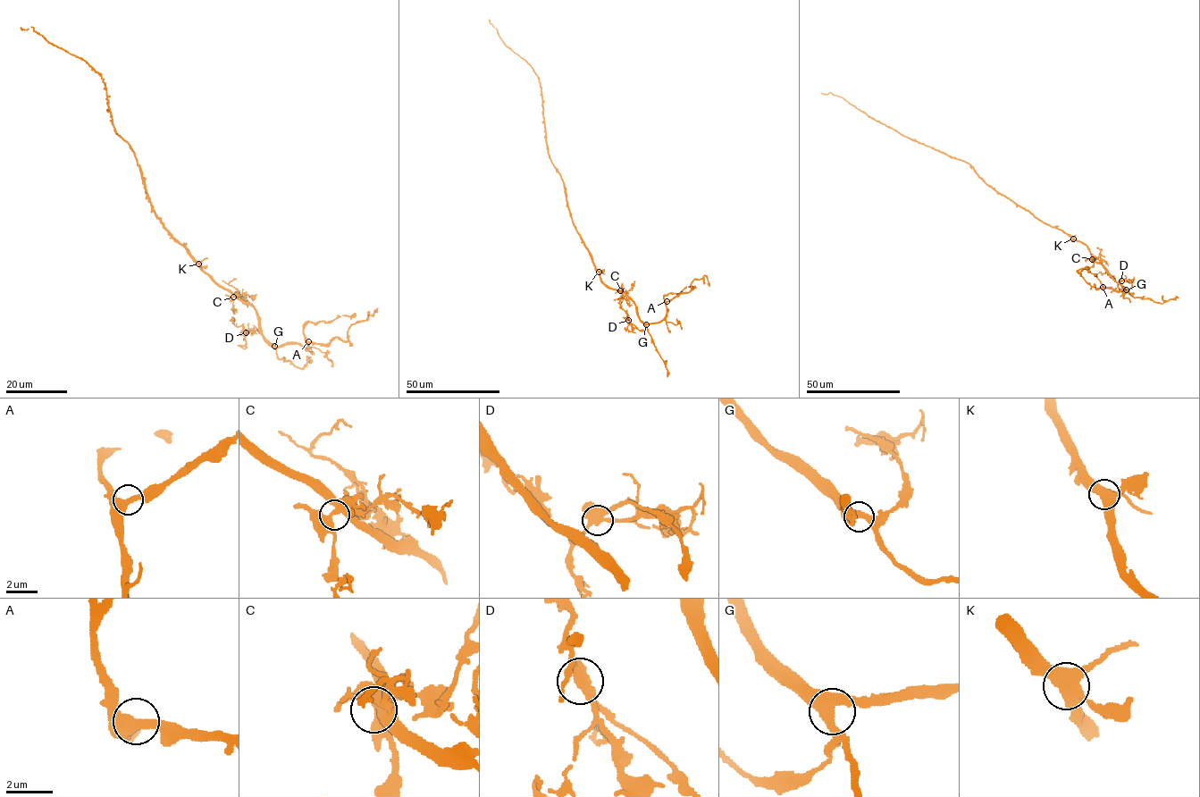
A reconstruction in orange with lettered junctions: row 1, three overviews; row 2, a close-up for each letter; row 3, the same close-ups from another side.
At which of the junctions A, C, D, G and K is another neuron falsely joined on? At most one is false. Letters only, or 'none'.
D

